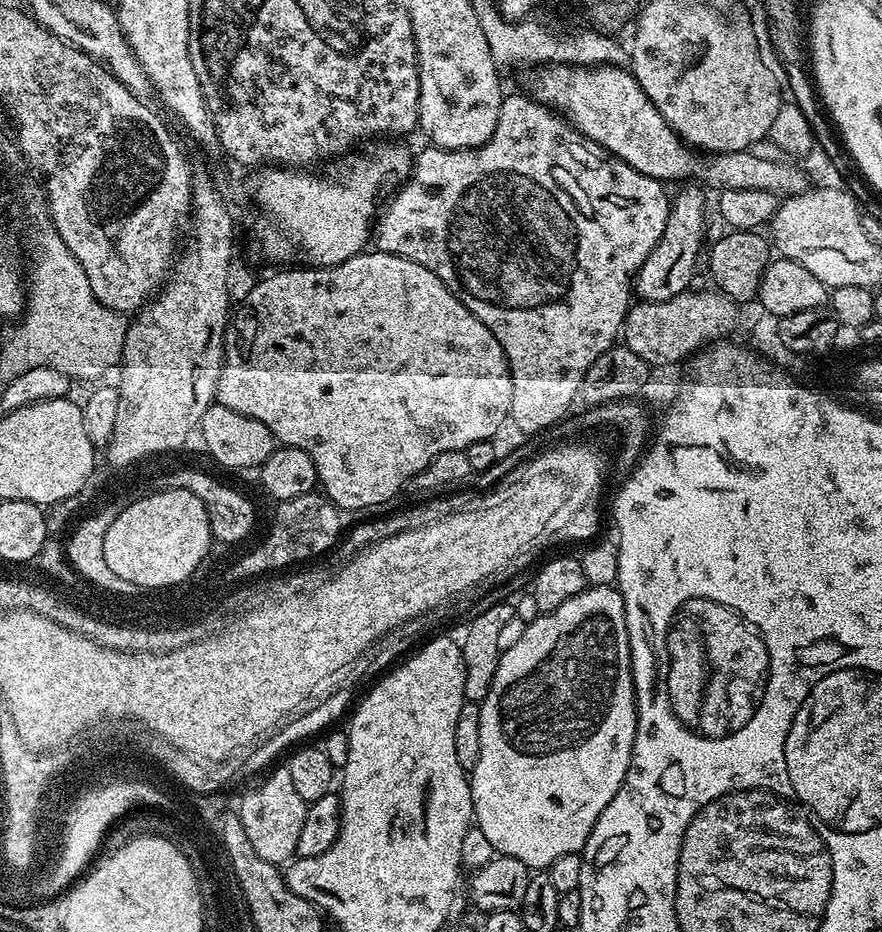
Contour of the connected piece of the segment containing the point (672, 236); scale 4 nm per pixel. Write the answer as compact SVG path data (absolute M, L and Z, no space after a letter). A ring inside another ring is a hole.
M688 186L685 192L673 195L668 210L668 221L662 230L662 238L650 250L646 262L636 275L634 292L641 301L666 302L678 294L689 291L696 263L701 263L704 244L704 192L700 186ZM704 244L704 245L703 245ZM700 247L701 252L700 252Z

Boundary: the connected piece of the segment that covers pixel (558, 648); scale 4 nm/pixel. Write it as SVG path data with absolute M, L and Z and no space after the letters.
M588 586L574 598L562 602L553 612L546 612L535 617L524 628L524 633L505 647L500 653L498 670L492 679L490 690L480 704L480 753L478 766L470 773L472 785L472 814L475 827L486 834L487 841L496 854L518 858L530 870L546 870L554 858L562 854L583 853L584 843L594 830L594 822L610 806L610 798L618 794L622 782L628 773L632 747L636 737L636 687L632 681L632 655L628 645L628 631L624 617L624 603L619 587Z

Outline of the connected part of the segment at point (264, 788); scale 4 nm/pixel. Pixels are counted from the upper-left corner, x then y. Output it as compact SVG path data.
M286 766L276 767L264 776L269 775L257 788L250 789L241 798L238 815L246 830L246 838L250 838L250 846L254 846L258 858L266 858L266 862L284 866L296 856L298 834L302 834L302 822L306 822L308 804L298 795L298 789L290 778L290 770Z

